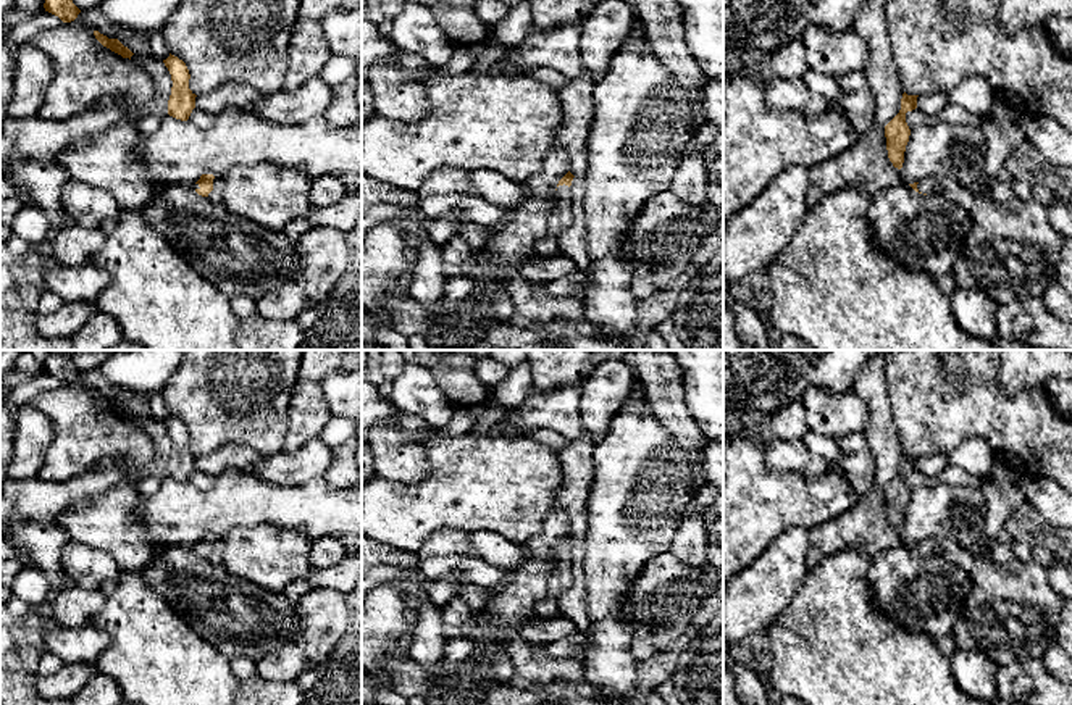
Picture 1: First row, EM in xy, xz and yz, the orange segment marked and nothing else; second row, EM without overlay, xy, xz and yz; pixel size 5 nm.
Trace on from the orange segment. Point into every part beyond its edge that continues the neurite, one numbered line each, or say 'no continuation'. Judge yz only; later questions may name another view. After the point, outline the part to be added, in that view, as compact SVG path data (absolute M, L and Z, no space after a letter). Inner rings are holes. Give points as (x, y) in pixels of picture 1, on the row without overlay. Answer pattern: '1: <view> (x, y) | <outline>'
1: yz (1011, 612) | M944 537L927 539L917 545L917 550L922 555L943 557L969 576L965 607L951 631L957 649L982 652L998 666L1004 666L1012 660L1043 660L1045 652L1056 644L1067 600L1051 589L1045 569L1036 561L998 563L988 555L975 555L959 542Z

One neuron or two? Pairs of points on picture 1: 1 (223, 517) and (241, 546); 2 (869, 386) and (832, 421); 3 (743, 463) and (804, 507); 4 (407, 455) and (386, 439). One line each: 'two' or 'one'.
1: two
2: two
3: one
4: one

